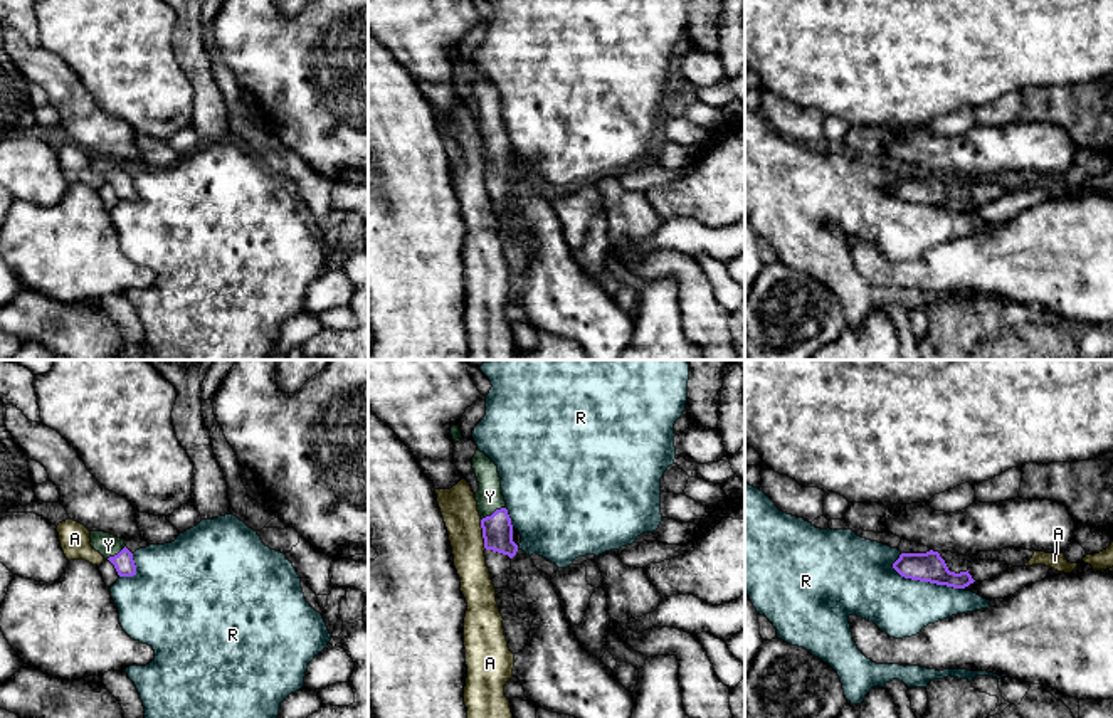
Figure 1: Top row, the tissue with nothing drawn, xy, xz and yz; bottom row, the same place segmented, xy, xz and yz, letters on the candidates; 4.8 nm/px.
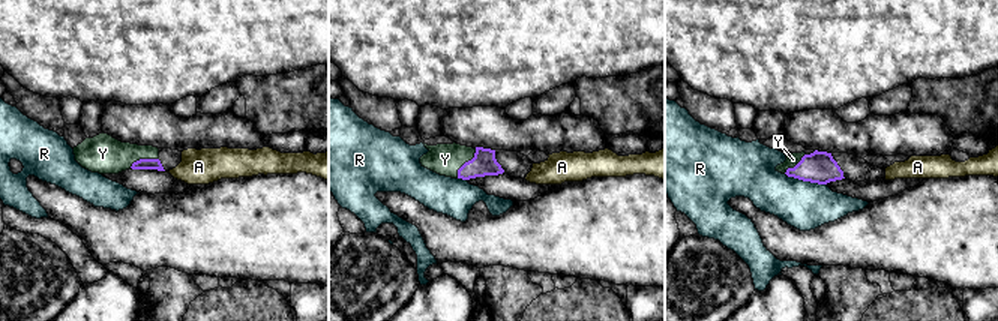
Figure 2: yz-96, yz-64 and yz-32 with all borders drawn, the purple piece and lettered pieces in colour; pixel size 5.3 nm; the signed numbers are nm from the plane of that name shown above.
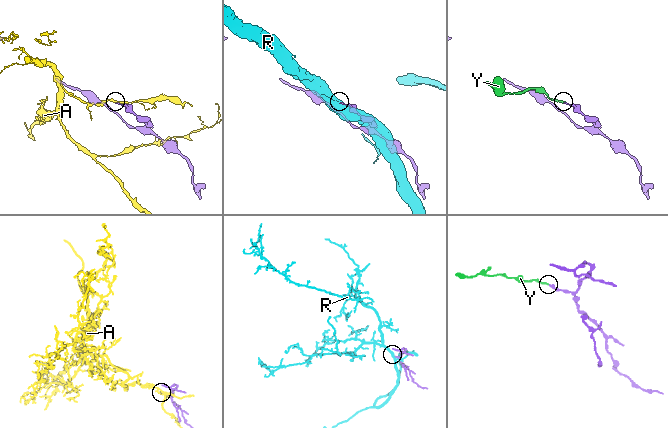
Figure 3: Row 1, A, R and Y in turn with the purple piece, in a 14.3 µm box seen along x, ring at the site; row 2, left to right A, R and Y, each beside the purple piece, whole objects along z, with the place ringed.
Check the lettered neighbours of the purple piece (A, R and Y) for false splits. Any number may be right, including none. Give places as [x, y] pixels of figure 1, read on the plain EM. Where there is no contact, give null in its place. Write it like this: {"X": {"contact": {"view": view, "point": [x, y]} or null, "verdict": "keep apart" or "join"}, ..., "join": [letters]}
{"A": {"contact": {"view": "xz", "point": [483, 158]}, "verdict": "keep apart"}, "R": {"contact": {"view": "yz", "point": [927, 204]}, "verdict": "keep apart"}, "Y": {"contact": {"view": "xz", "point": [495, 135]}, "verdict": "join"}, "join": ["Y"]}

